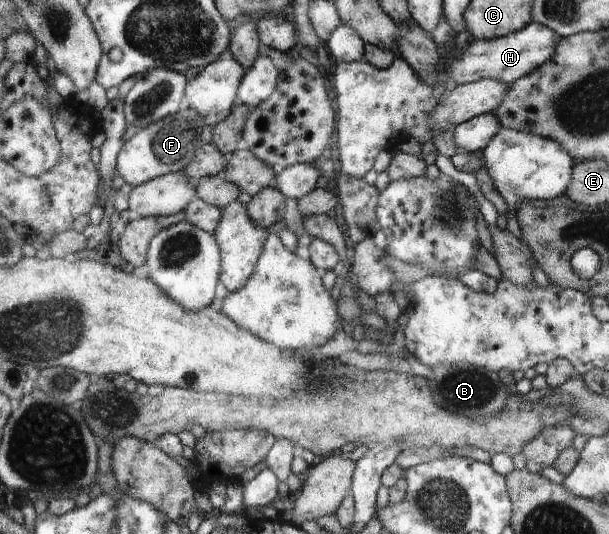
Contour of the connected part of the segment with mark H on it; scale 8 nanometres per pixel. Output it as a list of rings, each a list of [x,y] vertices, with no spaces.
[[[532,22],[521,31],[513,32],[508,36],[492,40],[475,39],[468,48],[464,48],[458,54],[458,60],[451,58],[450,78],[457,85],[488,78],[511,83],[528,75],[529,72],[536,71],[542,64],[548,62],[554,56],[556,47],[556,32],[552,32],[548,26]]]

